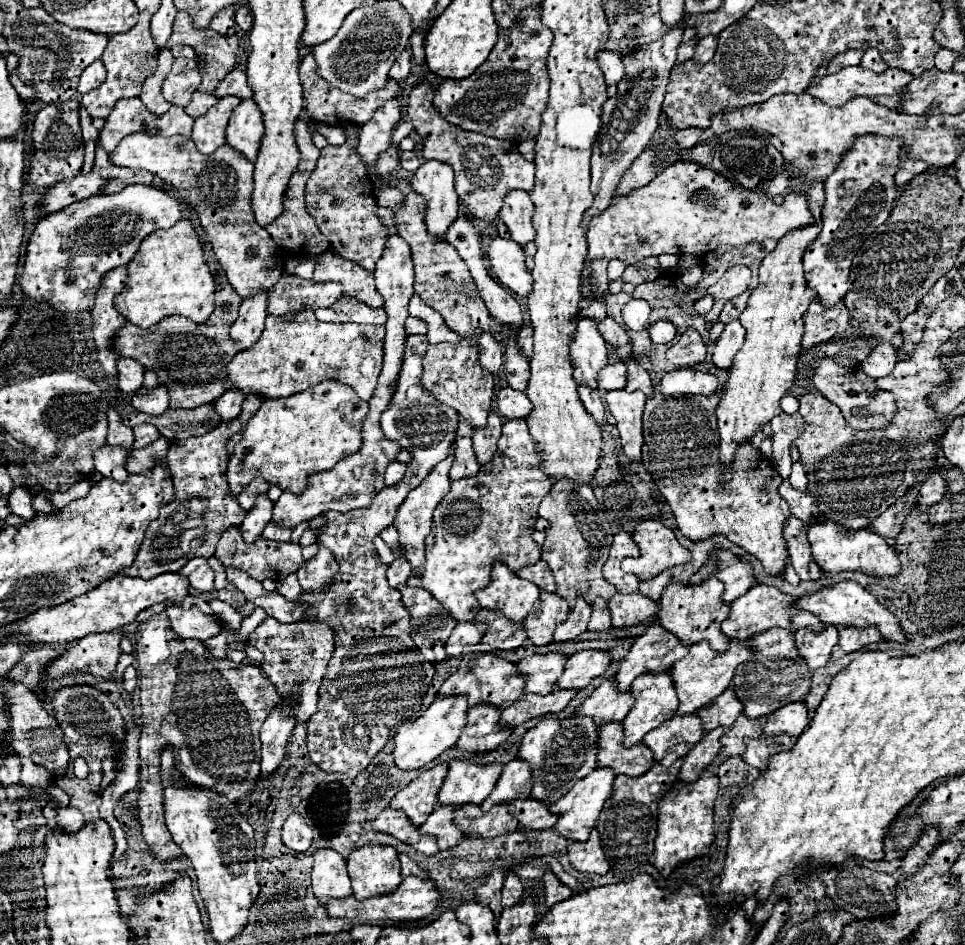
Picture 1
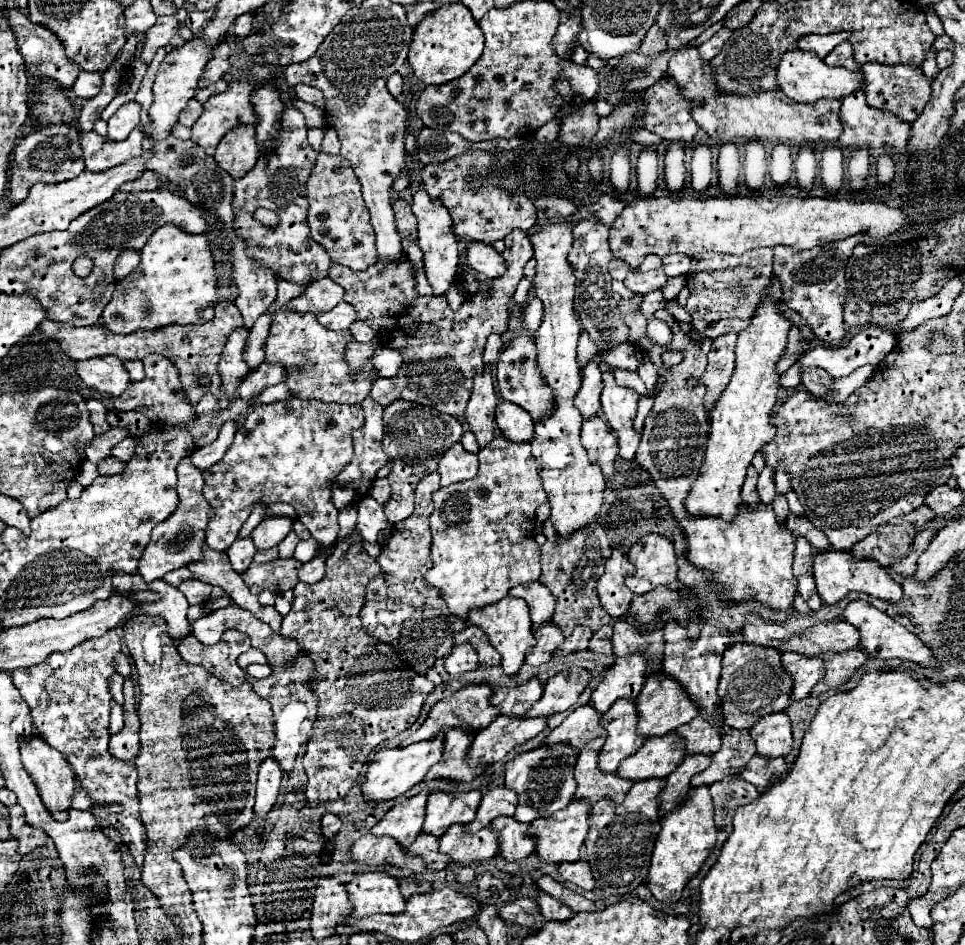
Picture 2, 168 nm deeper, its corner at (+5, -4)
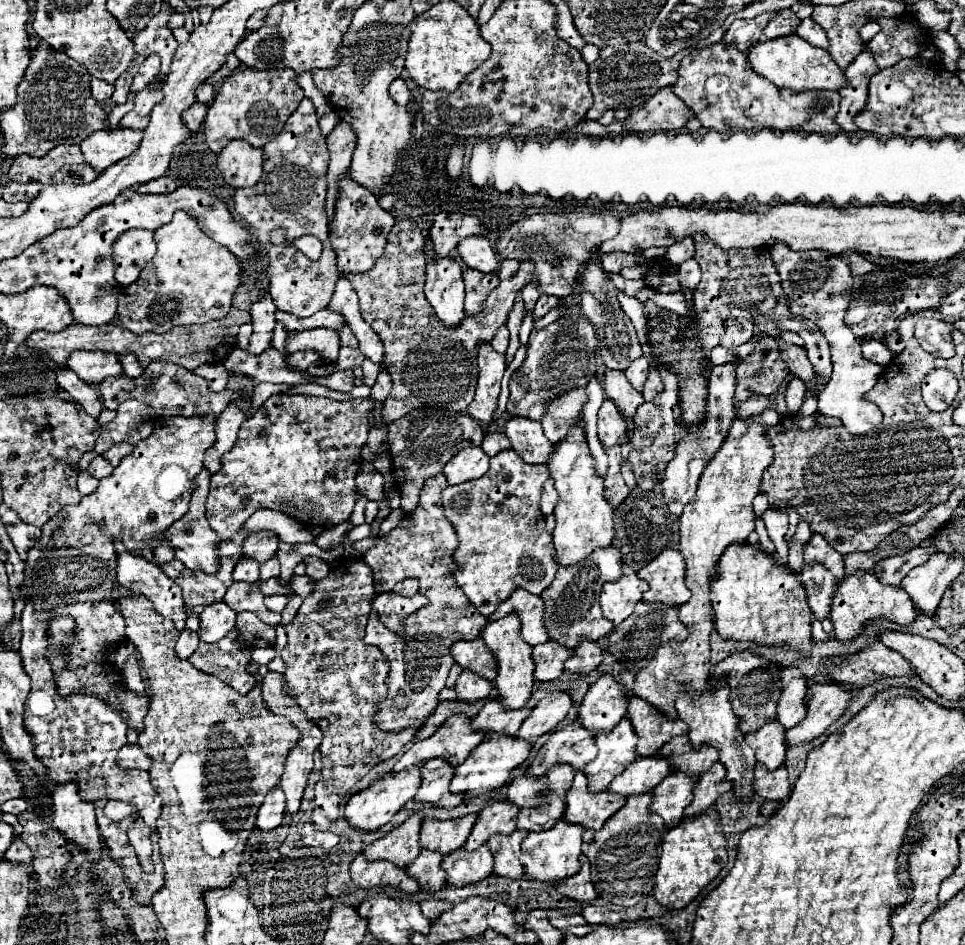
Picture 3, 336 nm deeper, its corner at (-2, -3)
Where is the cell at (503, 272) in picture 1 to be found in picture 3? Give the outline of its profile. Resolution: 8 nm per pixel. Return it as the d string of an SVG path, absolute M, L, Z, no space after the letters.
M483 235L461 239L457 245L461 259L467 267L483 271L483 273L495 273L499 269L499 257L491 245L491 241Z

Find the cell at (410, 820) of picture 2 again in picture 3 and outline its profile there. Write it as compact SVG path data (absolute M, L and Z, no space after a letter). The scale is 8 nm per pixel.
M413 813L401 827L387 833L383 839L371 843L365 847L363 855L367 861L391 861L397 867L407 867L421 851L419 847L419 829L421 829L421 817L419 813Z

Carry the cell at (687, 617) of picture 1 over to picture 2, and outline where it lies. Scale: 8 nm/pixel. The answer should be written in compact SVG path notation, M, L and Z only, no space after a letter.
M670 620L664 626L664 672L672 674L684 688L686 692L698 702L700 712L706 718L712 718L716 714L716 706L718 702L718 678L720 678L720 670L722 670L722 652L732 644L732 642L740 642L742 636L740 634L732 634L728 630L718 630L714 634L710 634L716 628L702 628L700 636L696 640L692 640L688 636L688 628L682 624L676 624L676 620Z

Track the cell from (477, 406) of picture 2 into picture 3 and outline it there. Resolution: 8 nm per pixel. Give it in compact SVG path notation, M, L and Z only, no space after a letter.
M481 343L477 351L477 367L479 367L477 391L475 391L475 399L469 405L469 415L479 423L489 425L493 421L493 413L497 409L497 401L501 393L505 355L493 351L489 343Z

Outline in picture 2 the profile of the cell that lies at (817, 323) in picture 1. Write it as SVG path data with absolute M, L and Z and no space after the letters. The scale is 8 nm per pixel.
M792 326L792 328L790 328L790 334L788 334L788 348L786 348L784 356L782 356L782 358L778 360L778 364L776 364L778 374L786 372L806 350L810 350L810 346L812 346L812 344L804 344L804 340L800 340L800 328Z

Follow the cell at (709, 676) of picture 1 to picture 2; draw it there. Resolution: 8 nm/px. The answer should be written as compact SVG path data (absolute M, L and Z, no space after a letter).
M666 672L652 674L652 676L646 680L646 684L644 684L644 688L642 688L642 692L640 692L638 700L636 700L636 708L638 708L638 712L640 712L638 732L640 732L642 736L646 736L646 738L668 734L668 732L676 730L678 726L690 722L694 716L700 714L698 704L686 694L684 686L680 686L680 682L674 680L674 678L672 678L670 674L666 674Z

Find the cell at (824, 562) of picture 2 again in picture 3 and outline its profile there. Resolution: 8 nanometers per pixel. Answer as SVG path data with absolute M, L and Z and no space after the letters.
M855 573L839 581L833 603L831 603L833 633L835 633L835 639L841 643L855 639L869 621L887 619L899 625L911 625L915 617L917 617L917 611L911 603L911 597L907 597L901 587L883 585L873 573Z

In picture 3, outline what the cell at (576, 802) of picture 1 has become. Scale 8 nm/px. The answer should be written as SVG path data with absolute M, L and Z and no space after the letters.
M559 821L549 831L529 833L527 839L521 843L521 863L523 863L523 869L525 869L525 877L555 885L563 879L575 875L581 869L581 865L579 865L581 835L583 835L583 827L571 825L567 821Z

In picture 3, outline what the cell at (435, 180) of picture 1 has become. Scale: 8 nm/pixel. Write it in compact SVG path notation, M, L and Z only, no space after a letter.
M429 237L425 241L425 257L427 257L427 281L425 281L425 297L435 309L435 315L441 319L441 323L447 323L447 327L457 327L459 321L463 321L463 299L465 299L465 287L461 279L461 267L445 257L435 259L435 251L429 243Z

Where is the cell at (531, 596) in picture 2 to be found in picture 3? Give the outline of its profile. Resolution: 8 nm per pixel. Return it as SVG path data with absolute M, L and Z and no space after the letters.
M513 591L513 595L499 603L489 619L503 619L503 615L517 613L521 621L521 635L531 647L547 641L547 631L543 625L543 599L527 591Z

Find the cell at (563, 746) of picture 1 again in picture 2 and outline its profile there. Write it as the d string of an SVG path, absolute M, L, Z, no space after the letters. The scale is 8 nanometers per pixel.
M546 744L522 754L516 754L508 762L508 788L516 790L520 796L520 804L516 808L518 822L532 822L536 818L544 818L562 810L576 792L574 766L578 760L576 748L570 744Z

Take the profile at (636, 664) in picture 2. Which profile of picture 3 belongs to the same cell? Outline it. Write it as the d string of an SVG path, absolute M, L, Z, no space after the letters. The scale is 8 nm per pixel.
M601 675L583 697L577 709L577 721L589 731L611 731L627 711L623 685L611 675Z

